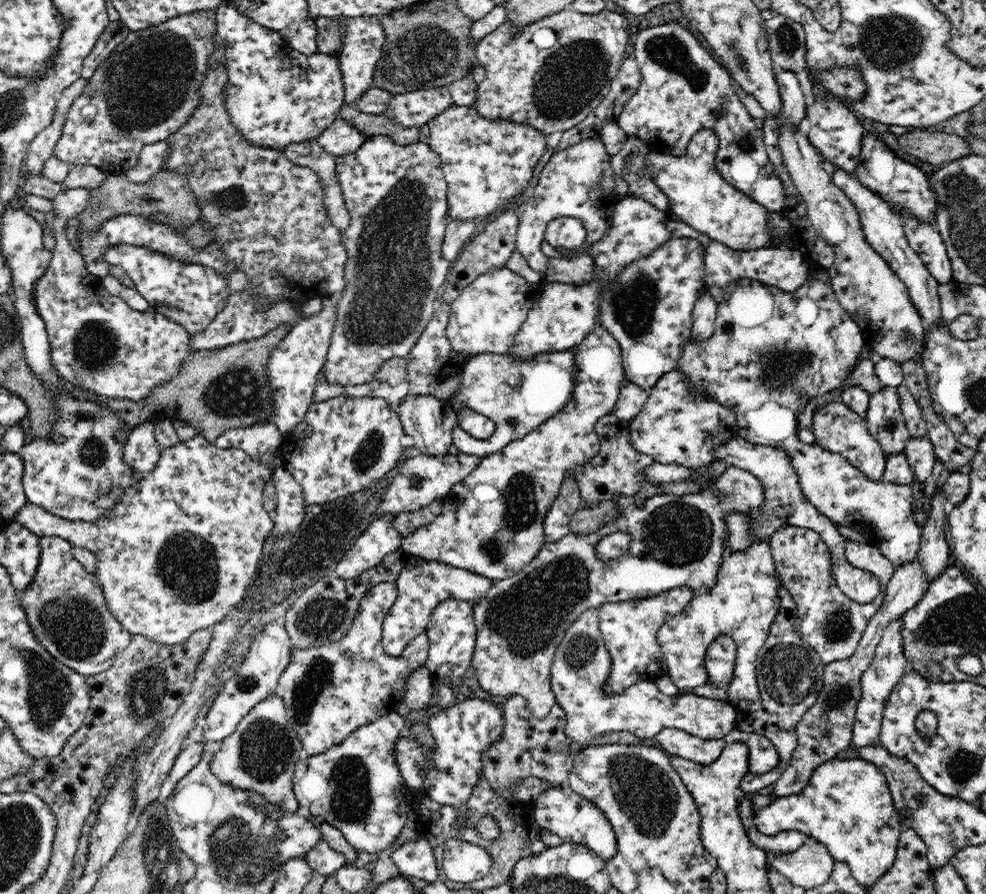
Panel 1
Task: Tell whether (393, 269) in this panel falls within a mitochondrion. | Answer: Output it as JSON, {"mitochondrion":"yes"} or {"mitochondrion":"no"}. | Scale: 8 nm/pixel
{"mitochondrion":"yes"}

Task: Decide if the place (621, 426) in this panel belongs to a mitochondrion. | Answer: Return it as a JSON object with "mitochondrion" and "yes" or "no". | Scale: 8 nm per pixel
{"mitochondrion":"no"}

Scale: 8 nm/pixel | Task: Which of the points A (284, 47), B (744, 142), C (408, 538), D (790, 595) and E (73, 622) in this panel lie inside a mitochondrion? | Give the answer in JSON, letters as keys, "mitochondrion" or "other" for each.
{"A":"other","B":"mitochondrion","C":"other","D":"other","E":"mitochondrion"}

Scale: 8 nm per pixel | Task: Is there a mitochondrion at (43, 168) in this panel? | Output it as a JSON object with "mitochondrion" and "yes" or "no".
{"mitochondrion":"no"}

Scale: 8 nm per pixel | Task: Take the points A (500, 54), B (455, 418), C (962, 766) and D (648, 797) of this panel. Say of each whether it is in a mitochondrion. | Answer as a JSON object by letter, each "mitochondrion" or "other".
{"A":"other","B":"other","C":"mitochondrion","D":"mitochondrion"}

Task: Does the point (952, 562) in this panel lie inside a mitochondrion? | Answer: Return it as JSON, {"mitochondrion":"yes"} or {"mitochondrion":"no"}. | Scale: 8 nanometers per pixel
{"mitochondrion":"no"}

